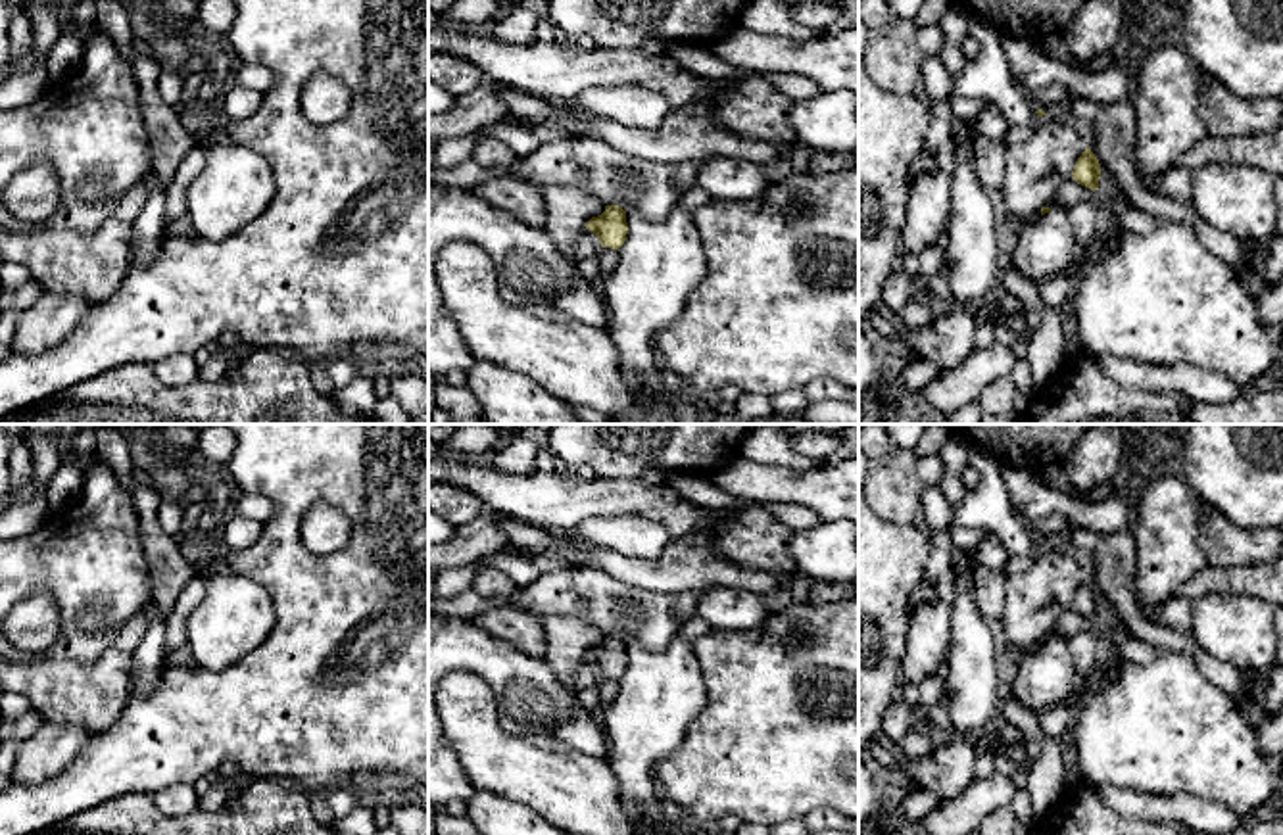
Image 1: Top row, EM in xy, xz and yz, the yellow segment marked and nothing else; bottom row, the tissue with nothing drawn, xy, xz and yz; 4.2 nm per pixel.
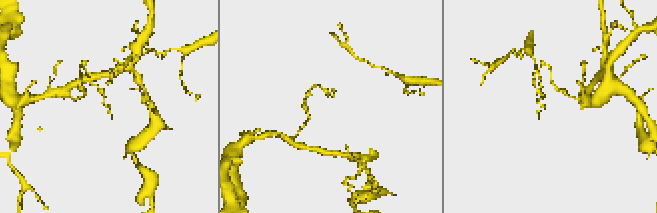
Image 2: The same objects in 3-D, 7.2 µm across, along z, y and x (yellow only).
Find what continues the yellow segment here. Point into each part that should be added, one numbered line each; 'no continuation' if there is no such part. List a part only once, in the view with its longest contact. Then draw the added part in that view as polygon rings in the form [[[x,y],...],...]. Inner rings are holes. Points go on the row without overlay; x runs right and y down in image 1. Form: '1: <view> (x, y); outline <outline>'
no continuation

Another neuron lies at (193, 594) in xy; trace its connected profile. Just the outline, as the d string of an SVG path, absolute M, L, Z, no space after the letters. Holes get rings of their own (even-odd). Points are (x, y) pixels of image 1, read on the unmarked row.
M198 574L182 587L171 612L163 620L165 626L163 653L167 658L184 655L186 618L204 601L204 597L206 597L206 582Z

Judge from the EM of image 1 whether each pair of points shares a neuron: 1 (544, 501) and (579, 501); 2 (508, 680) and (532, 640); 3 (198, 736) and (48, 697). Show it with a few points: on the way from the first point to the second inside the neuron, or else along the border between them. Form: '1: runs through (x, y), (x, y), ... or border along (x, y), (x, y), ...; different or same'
1: runs through (552, 501), (571, 501); same
2: border along (484, 628), (519, 651), (542, 657); different
3: border along (131, 690), (121, 715), (106, 730), (91, 738); different

